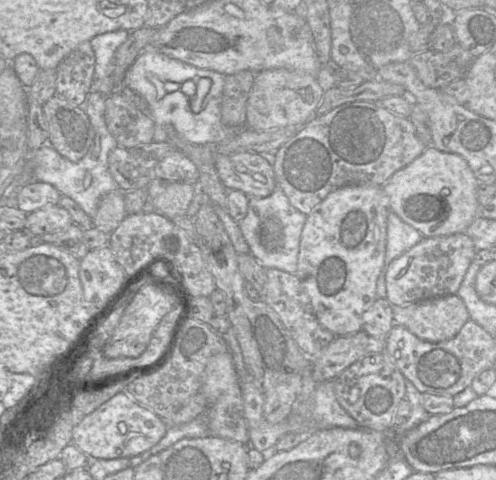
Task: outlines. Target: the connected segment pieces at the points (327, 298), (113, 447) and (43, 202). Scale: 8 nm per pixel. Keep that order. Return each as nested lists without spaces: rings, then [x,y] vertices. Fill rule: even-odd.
[[[347,185],[330,192],[307,215],[295,274],[310,298],[317,320],[335,336],[362,330],[364,313],[377,299],[376,282],[384,264],[389,211],[389,201],[382,186]]]
[[[122,391],[87,415],[74,427],[72,443],[89,458],[130,458],[155,446],[164,437],[168,427],[168,424],[152,410],[137,403]],[[119,422],[126,423],[127,432],[125,434],[118,431]]]
[[[32,180],[18,194],[17,208],[31,213],[47,205],[57,205],[61,193],[51,184]]]

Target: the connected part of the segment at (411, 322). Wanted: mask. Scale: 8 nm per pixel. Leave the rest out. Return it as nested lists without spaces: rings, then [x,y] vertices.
[[[457,294],[392,306],[394,323],[407,328],[421,340],[438,343],[453,338],[470,319],[463,300]]]

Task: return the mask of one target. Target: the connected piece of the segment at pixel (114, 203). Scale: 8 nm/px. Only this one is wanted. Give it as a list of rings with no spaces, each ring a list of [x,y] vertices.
[[[117,189],[102,197],[97,212],[92,218],[95,228],[104,233],[112,234],[120,225],[126,217],[124,193]]]

